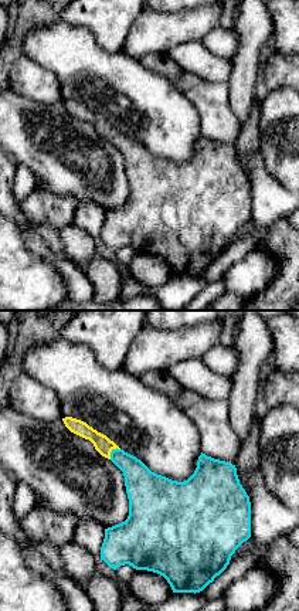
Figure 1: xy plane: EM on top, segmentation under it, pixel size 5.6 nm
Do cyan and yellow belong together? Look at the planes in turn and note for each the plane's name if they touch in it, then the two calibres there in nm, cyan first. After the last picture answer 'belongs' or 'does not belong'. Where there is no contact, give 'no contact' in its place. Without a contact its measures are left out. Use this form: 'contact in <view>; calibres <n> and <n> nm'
contact in xy; calibres 180 and 100 nm

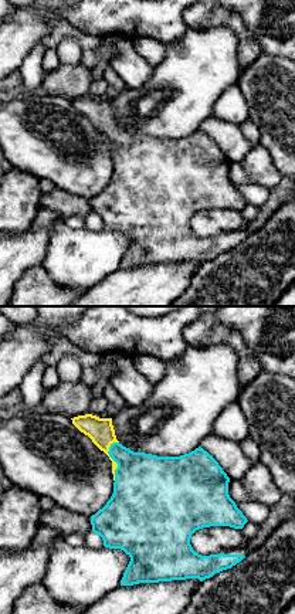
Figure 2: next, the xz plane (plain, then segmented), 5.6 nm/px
contact in xz; calibres 380 and 150 nm

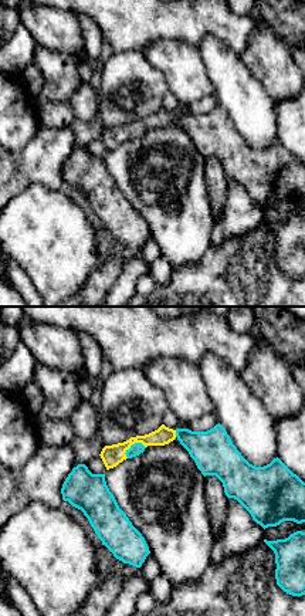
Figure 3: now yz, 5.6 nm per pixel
contact in yz; calibres 70 and 120 nm

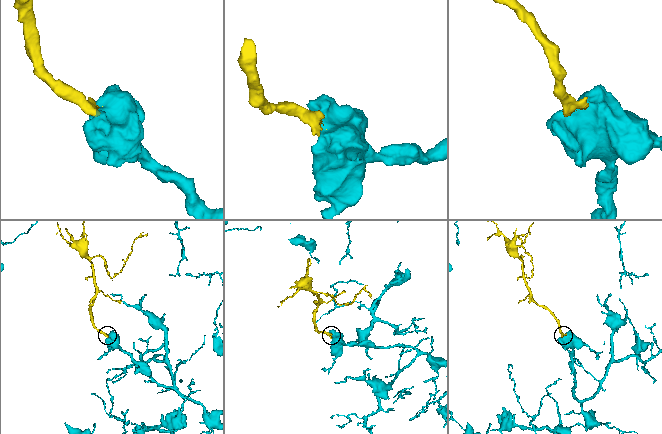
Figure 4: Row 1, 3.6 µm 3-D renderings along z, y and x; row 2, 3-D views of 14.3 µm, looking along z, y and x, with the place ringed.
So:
belongs

